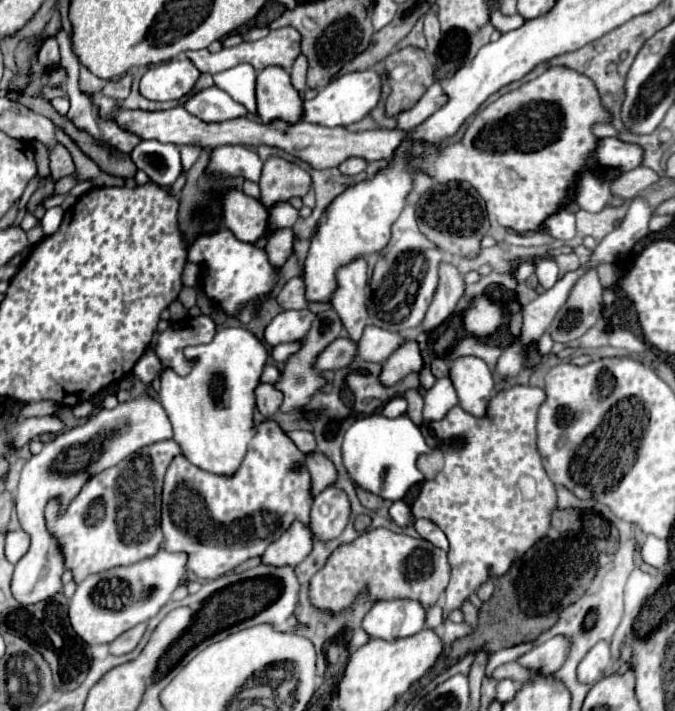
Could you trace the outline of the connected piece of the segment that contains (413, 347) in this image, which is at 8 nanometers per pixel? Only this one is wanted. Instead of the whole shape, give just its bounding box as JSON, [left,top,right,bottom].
[378,342,422,388]

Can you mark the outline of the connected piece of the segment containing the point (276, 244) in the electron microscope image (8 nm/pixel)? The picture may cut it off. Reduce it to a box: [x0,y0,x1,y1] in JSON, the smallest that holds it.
[266,228,294,266]

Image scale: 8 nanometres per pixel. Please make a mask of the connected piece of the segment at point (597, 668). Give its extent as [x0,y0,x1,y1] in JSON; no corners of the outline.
[578,642,612,684]

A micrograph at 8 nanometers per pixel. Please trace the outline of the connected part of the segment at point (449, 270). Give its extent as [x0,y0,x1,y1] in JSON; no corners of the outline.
[422,262,466,332]

